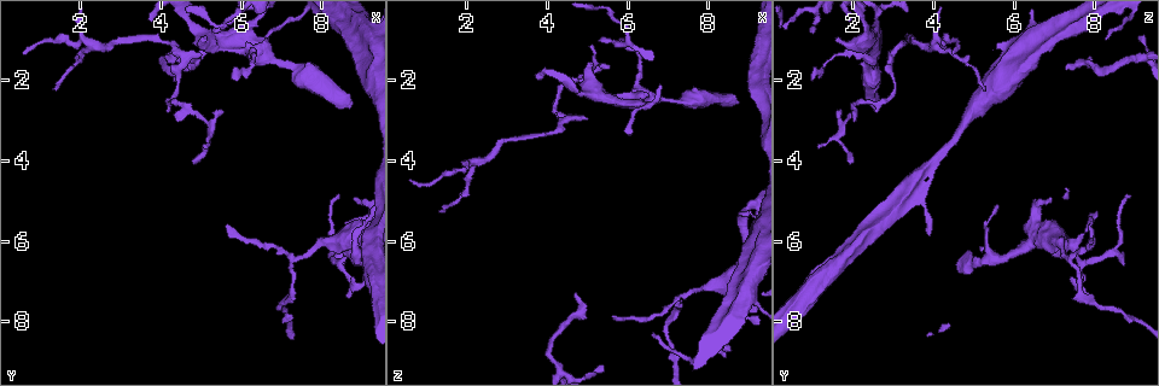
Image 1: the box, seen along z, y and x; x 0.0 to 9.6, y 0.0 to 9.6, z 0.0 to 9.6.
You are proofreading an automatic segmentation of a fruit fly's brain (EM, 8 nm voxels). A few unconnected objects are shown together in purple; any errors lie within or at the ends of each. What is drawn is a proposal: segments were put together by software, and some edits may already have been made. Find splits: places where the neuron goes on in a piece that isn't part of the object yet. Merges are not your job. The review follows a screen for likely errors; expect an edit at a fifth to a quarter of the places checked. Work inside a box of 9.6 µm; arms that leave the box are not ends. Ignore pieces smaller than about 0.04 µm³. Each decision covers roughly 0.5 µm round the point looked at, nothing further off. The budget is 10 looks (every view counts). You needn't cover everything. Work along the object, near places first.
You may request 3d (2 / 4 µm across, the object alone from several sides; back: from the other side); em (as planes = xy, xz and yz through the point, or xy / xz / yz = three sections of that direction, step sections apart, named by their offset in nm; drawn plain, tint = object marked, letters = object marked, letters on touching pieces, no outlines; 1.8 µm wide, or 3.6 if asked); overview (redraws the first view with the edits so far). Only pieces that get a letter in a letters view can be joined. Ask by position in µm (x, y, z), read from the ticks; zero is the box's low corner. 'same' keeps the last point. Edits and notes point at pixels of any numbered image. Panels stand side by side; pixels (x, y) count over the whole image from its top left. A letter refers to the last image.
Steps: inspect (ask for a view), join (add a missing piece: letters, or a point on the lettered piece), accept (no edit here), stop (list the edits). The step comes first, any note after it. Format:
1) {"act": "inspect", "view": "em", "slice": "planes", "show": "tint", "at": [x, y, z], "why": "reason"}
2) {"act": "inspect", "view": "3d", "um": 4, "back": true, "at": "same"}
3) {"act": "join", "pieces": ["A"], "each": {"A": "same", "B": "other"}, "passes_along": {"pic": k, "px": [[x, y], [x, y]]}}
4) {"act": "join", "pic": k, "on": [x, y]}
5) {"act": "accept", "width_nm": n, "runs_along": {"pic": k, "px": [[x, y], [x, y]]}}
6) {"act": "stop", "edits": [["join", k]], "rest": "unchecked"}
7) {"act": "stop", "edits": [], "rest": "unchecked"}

{"act": "inspect", "view": "em", "um": 3.6, "slice": "xy", "step": 16, "show": "tint", "at": [8.70, 2.55, 2.50], "why": "an open end"}

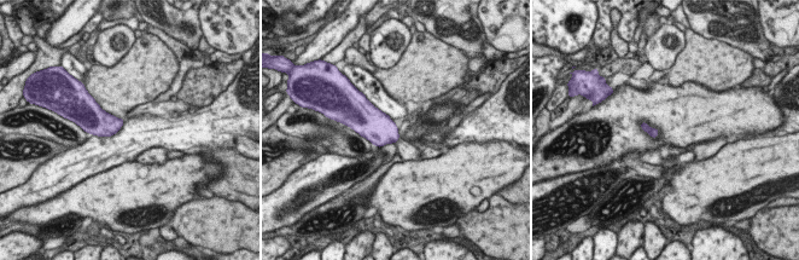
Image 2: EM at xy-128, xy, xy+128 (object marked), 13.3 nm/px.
{"act": "inspect", "view": "em", "um": 3.6, "slice": "planes", "show": "letters", "at": "same", "why": "another direction"}

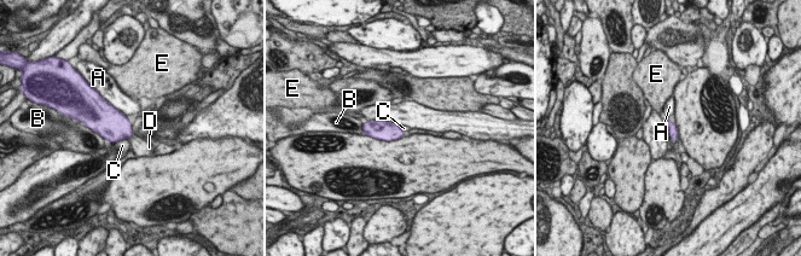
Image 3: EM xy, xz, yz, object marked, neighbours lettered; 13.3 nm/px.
{"act": "join", "pieces": ["D"], "each": {"A": "other", "B": "other", "C": "other", "D": "same", "E": "other"}, "passes_along": {"pic": 3, "px": [[115, 126], [131, 135], [140, 147]]}, "found": "the neuron continues"}

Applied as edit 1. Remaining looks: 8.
{"act": "inspect", "view": "em", "slice": "planes", "show": "plain", "at": [5.10, 3.75, 1.10]}

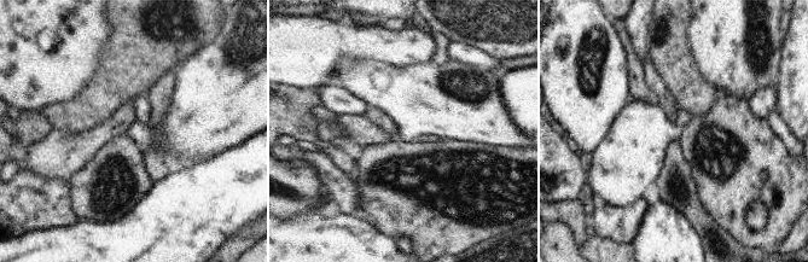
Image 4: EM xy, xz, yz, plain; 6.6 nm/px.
{"act": "inspect", "view": "em", "slice": "planes", "show": "letters", "at": "same", "why": "see the neighbours"}

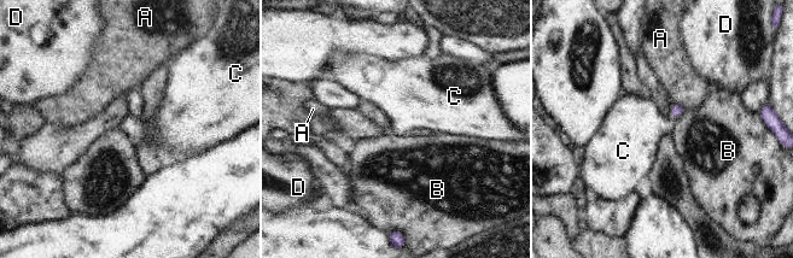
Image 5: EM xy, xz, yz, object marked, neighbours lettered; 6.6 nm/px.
{"act": "join", "pieces": ["C"], "each": {"A": "other", "B": "other", "C": "same", "D": "other"}, "passes_along": {"pic": 5, "px": [[676, 110], [672, 117], [636, 124]]}, "found": "it goes on there"}

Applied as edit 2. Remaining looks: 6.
{"act": "inspect", "view": "overview", "why": "redraw"}

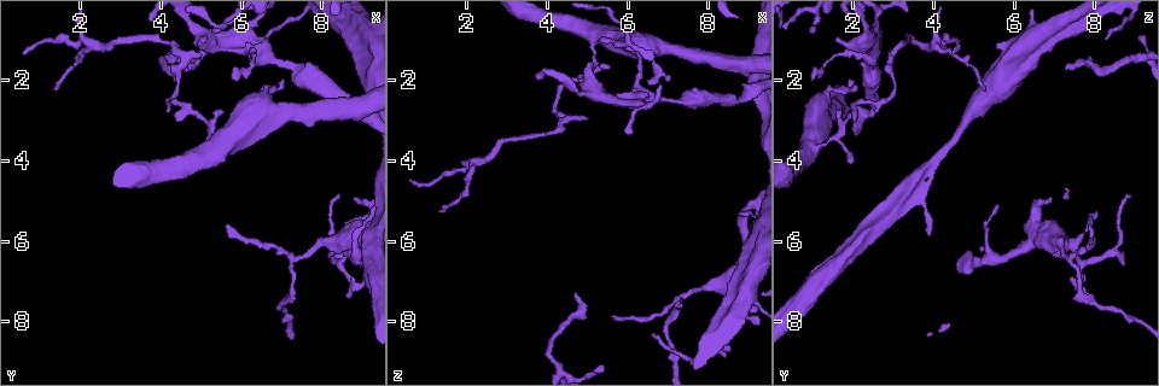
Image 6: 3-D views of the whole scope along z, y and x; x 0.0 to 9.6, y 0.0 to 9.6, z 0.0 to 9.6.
{"act": "inspect", "view": "3d", "um": 2, "at": [8.25, 0.60, 8.00], "why": "branch stops here"}

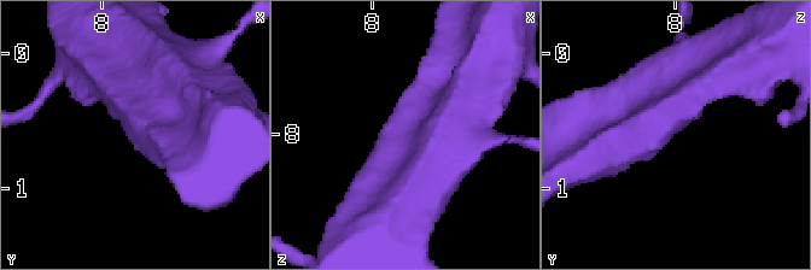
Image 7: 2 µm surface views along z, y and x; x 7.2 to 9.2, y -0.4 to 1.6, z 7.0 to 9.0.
{"act": "inspect", "view": "em", "slice": "xy", "step": 4, "show": "tint", "at": [8.20, 0.60, 7.96]}

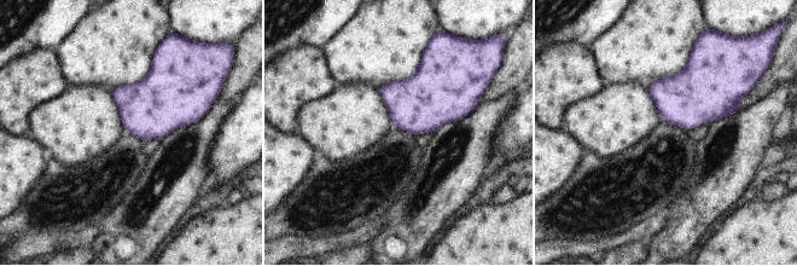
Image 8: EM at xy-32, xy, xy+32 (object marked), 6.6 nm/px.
{"act": "inspect", "view": "em", "slice": "planes", "show": "letters", "at": "same"}

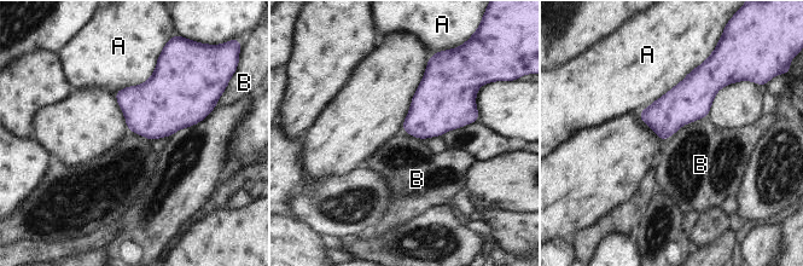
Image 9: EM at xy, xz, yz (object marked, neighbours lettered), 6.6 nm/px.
{"act": "accept", "each": {"A": "other", "B": "other"}, "border": {"pic": 9, "px": [[707, 116], [682, 125], [662, 142]]}, "found": "none of them fits"}

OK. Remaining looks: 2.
{"act": "stop", "edits": [["join", 3], ["join", 5]], "rest": "unchecked"}

